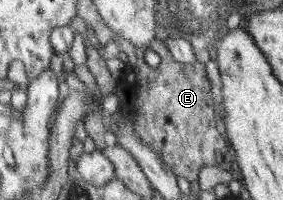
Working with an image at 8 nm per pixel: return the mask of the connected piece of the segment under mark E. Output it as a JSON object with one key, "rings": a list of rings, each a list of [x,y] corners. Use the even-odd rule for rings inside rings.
{"rings":[[[155,39],[149,48],[161,58],[156,67],[150,67],[146,61],[142,67],[142,59],[138,57],[138,53],[142,53],[142,46],[130,42],[130,49],[136,55],[128,55],[115,90],[121,101],[121,111],[116,114],[121,115],[123,125],[132,123],[141,138],[166,160],[175,174],[188,182],[198,181],[200,170],[206,166],[219,165],[230,170],[232,161],[236,161],[236,151],[223,138],[225,132],[214,107],[212,81],[206,65],[197,60],[191,64],[176,60],[169,46],[160,39]],[[218,152],[222,160],[216,157]]]}

